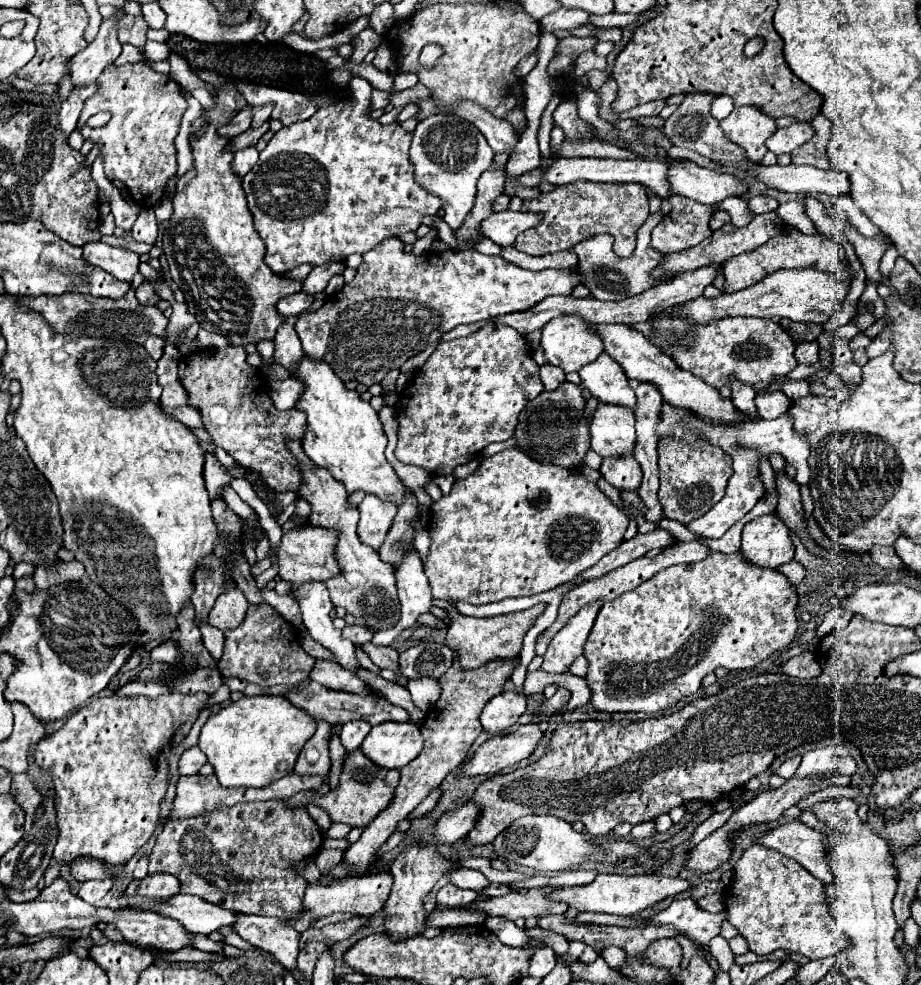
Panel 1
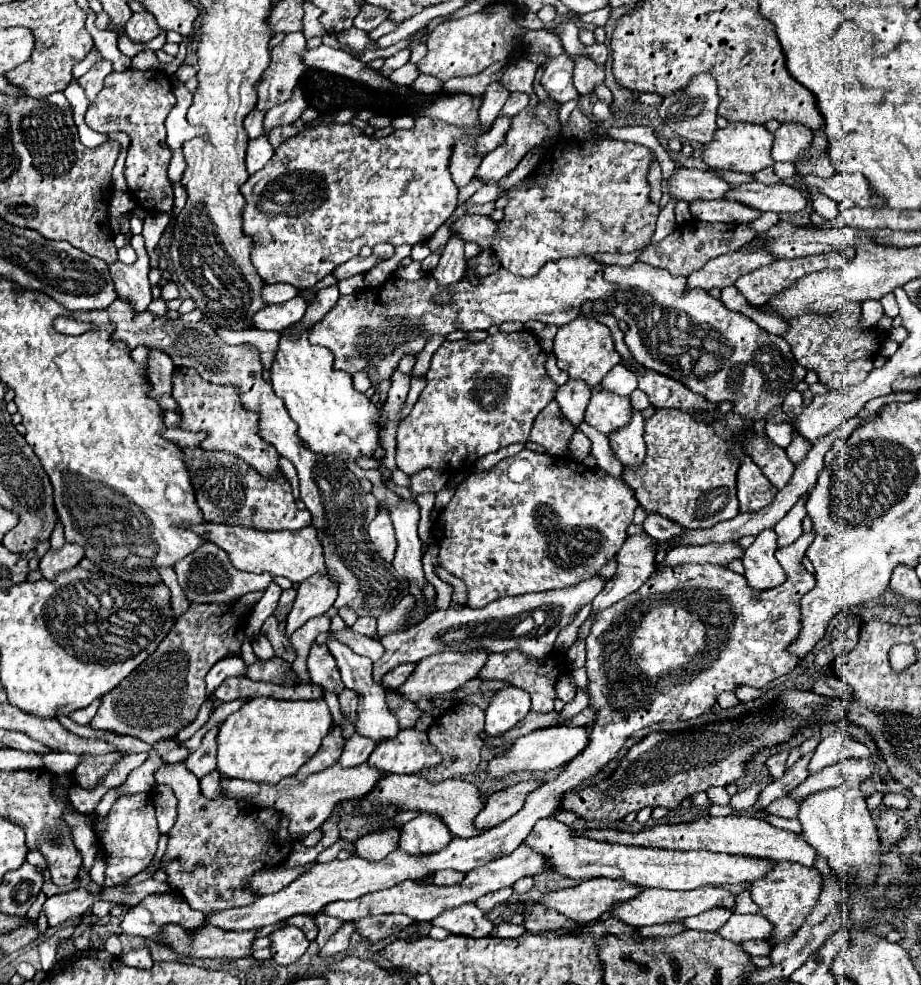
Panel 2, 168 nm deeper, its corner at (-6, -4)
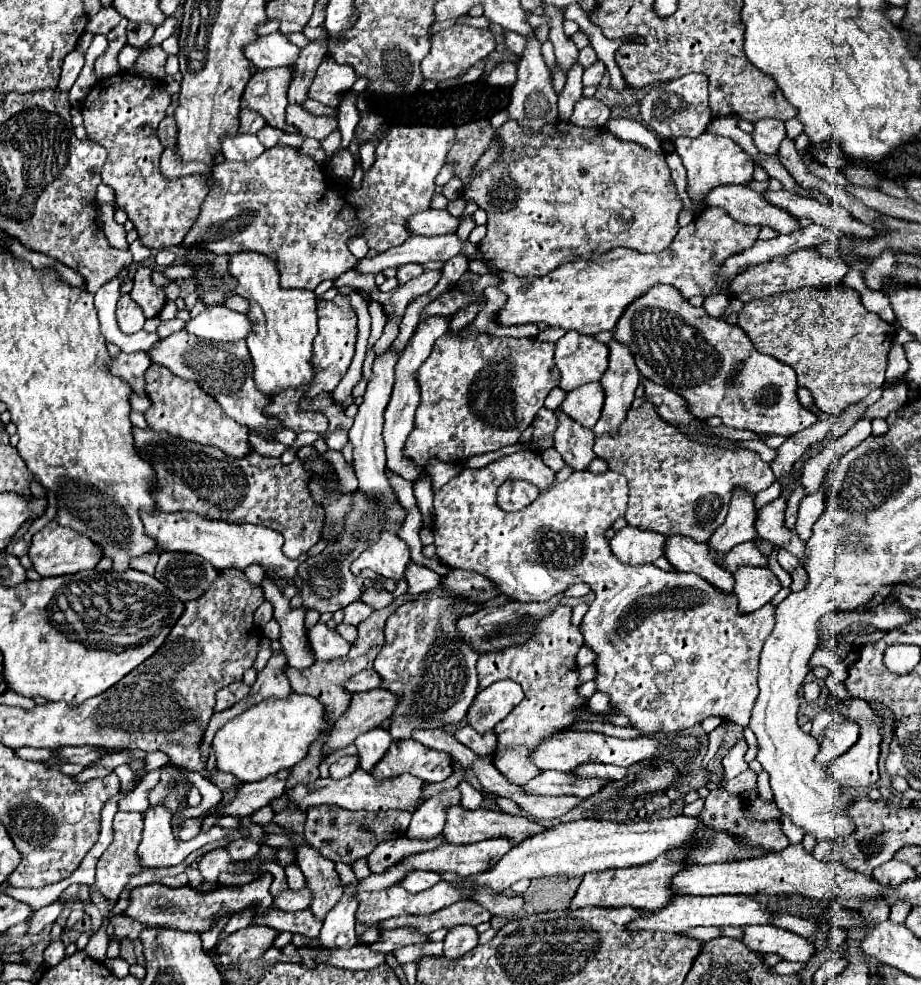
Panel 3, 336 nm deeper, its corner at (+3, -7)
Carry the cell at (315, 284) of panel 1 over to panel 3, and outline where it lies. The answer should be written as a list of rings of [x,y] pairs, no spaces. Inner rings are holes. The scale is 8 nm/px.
[[[455,233],[453,235],[439,235],[439,237],[409,237],[403,245],[393,247],[391,251],[379,253],[377,257],[361,259],[357,263],[357,271],[361,273],[381,273],[387,267],[399,267],[405,263],[427,263],[427,261],[449,261],[455,255],[467,255],[469,259],[483,261],[491,273],[501,273],[499,267],[493,267],[475,247],[471,241],[461,241]]]

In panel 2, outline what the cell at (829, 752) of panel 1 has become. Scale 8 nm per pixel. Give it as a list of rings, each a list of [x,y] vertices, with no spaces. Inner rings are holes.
[[[836,732],[818,744],[818,748],[814,750],[814,756],[808,764],[808,772],[818,772],[818,770],[832,766],[832,764],[846,760],[846,758],[864,760],[868,756],[870,756],[870,750],[864,744],[856,742],[846,732]]]

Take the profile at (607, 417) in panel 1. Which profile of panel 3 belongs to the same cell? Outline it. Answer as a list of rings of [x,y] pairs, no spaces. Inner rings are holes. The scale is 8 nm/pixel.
[[[585,383],[585,385],[569,391],[567,397],[563,399],[563,403],[559,405],[559,409],[565,415],[569,415],[571,419],[575,419],[577,423],[581,423],[583,427],[591,429],[601,417],[603,401],[605,401],[605,393],[603,393],[601,385]]]

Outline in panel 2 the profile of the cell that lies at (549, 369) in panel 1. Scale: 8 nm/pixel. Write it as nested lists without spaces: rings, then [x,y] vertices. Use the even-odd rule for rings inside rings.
[[[570,378],[566,384],[558,386],[558,392],[556,392],[556,398],[554,398],[558,404],[560,404],[560,410],[562,414],[574,422],[574,426],[578,426],[584,418],[584,410],[586,410],[586,404],[590,400],[590,386],[582,380],[574,380]]]

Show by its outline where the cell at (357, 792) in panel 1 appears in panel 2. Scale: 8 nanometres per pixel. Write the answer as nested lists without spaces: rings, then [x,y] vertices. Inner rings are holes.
[[[388,774],[388,776],[382,776],[382,780],[378,780],[378,784],[374,786],[374,792],[358,800],[358,804],[362,804],[362,812],[370,812],[370,808],[378,812],[378,808],[390,808],[390,804],[394,804],[394,808],[398,810],[416,810],[416,812],[436,814],[442,818],[442,822],[448,826],[448,830],[454,836],[470,838],[470,836],[480,834],[476,832],[472,822],[474,822],[474,816],[484,806],[484,798],[480,796],[478,788],[466,780],[450,778],[450,780],[432,784],[424,780],[420,774]]]

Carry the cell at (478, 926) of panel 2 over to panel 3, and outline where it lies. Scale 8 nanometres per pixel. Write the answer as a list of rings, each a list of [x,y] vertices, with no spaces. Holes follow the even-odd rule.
[[[459,925],[459,927],[449,929],[449,933],[447,933],[447,937],[445,937],[443,943],[445,943],[443,955],[447,959],[459,959],[461,955],[465,955],[473,947],[477,947],[479,935],[477,935],[475,927],[471,927],[471,925]]]

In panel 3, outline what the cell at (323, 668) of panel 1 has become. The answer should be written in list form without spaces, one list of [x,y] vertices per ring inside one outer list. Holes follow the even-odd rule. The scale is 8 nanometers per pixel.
[[[271,579],[261,581],[261,591],[265,595],[265,601],[273,605],[273,619],[281,625],[281,645],[285,647],[287,663],[295,669],[307,669],[315,663],[313,653],[309,651],[307,637],[305,637],[305,609],[297,607],[291,609],[289,601],[283,597],[281,589]]]

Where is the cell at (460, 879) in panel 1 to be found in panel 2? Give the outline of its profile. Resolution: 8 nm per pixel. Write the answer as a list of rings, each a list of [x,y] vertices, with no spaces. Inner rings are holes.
[[[442,870],[442,872],[436,872],[434,874],[434,884],[438,886],[454,886],[454,884],[460,884],[462,882],[462,872],[454,872],[454,870]]]

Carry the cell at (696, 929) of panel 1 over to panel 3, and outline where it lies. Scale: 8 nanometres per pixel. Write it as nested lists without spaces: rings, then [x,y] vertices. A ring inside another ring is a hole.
[[[749,925],[745,929],[743,943],[759,953],[777,953],[787,961],[807,963],[815,955],[815,947],[791,931],[771,925]]]

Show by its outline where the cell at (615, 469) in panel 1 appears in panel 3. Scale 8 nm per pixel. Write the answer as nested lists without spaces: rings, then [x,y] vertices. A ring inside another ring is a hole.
[[[611,339],[607,347],[609,347],[609,369],[599,381],[605,391],[605,407],[601,419],[593,427],[593,433],[597,437],[617,433],[617,427],[627,417],[629,405],[635,397],[635,389],[641,377],[631,351],[623,343]]]

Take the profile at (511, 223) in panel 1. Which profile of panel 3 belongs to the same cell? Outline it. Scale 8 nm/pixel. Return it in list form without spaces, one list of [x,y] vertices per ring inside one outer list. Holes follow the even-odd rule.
[[[445,209],[421,211],[413,215],[413,219],[409,219],[409,231],[413,231],[413,235],[425,235],[425,237],[447,235],[447,233],[455,233],[457,227],[459,227],[459,219],[449,215]]]

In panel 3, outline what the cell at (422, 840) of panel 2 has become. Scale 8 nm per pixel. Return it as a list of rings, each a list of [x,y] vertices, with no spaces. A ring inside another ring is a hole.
[[[449,789],[449,791],[441,791],[433,797],[429,797],[415,813],[411,819],[411,825],[407,829],[407,837],[415,837],[415,839],[431,839],[433,835],[439,835],[443,831],[445,825],[445,817],[447,817],[447,809],[451,805],[459,805],[461,803],[461,791]]]

